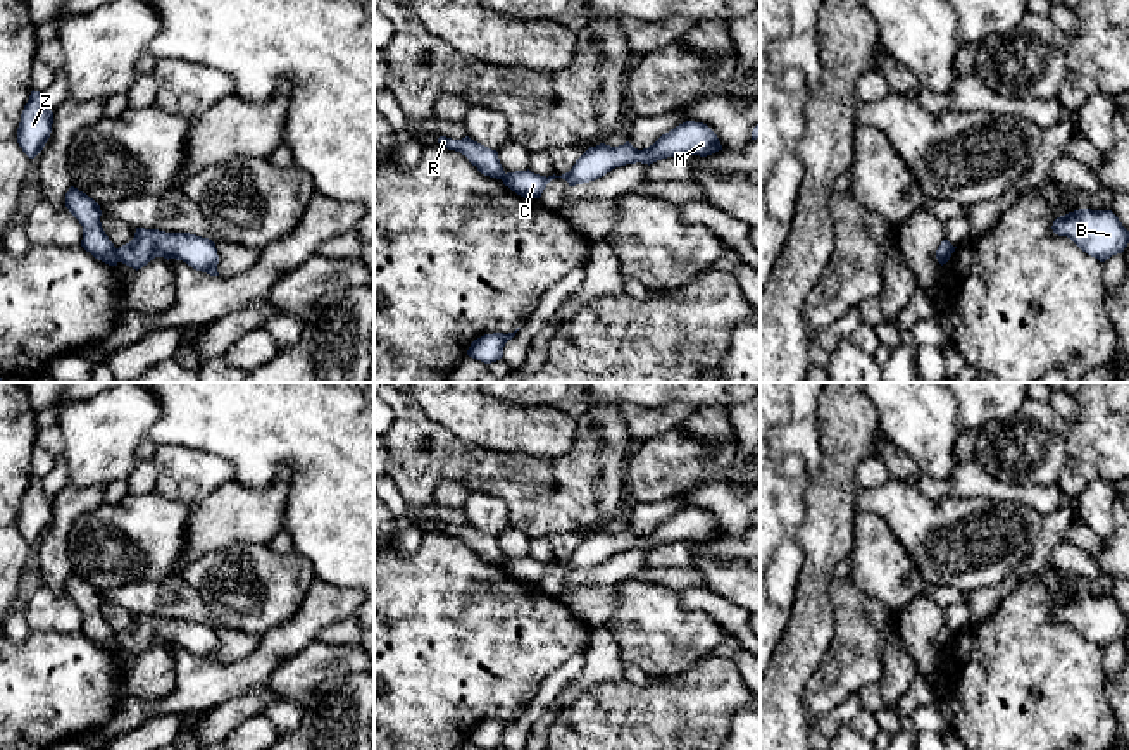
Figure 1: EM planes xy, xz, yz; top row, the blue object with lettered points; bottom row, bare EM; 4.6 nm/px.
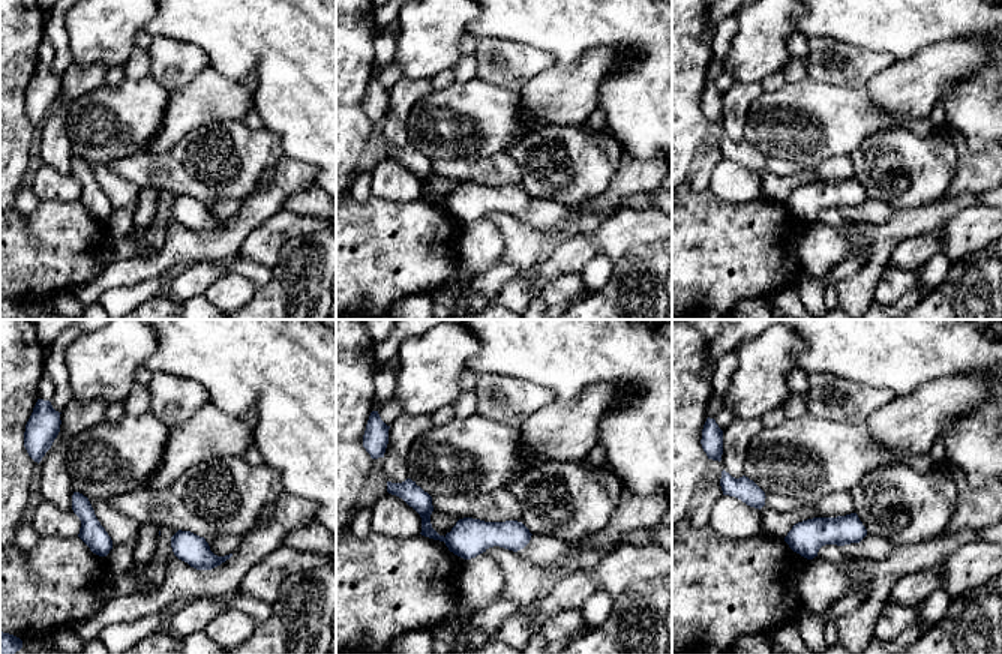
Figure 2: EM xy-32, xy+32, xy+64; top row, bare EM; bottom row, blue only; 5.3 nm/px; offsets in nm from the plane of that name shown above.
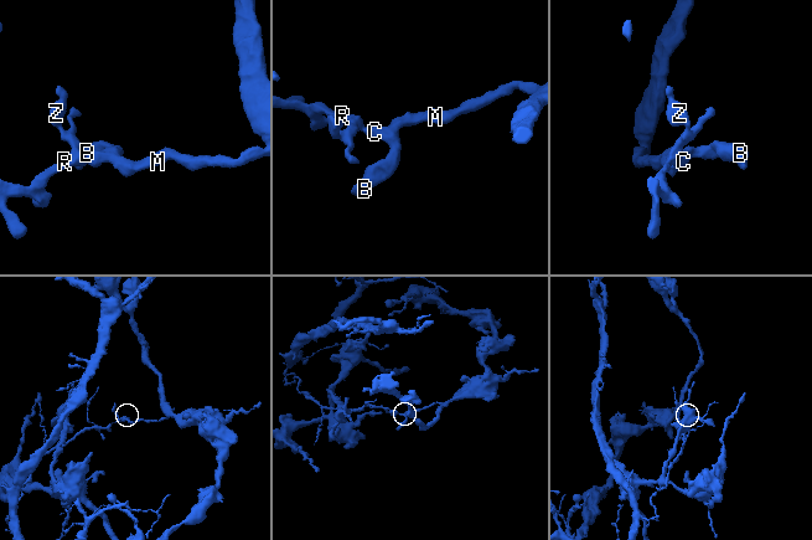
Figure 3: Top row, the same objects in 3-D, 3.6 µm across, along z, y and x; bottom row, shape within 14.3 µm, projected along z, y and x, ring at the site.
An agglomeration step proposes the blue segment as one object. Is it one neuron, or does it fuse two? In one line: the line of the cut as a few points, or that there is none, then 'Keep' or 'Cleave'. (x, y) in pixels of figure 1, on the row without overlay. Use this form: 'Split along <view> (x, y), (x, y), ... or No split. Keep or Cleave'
Split along xy (116, 635), (119, 647). Cleave

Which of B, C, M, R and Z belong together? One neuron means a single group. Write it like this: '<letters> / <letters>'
B C M / R Z

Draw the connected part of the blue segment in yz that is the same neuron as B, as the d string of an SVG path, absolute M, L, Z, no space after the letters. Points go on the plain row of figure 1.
M1079 595L1057 603L1051 616L1100 648L1122 640L1129 629L1129 617L1112 597Z

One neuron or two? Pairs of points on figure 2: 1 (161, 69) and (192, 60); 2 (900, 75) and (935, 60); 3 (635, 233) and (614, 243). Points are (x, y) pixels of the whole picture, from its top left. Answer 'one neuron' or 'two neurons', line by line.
1: one neuron
2: one neuron
3: one neuron

